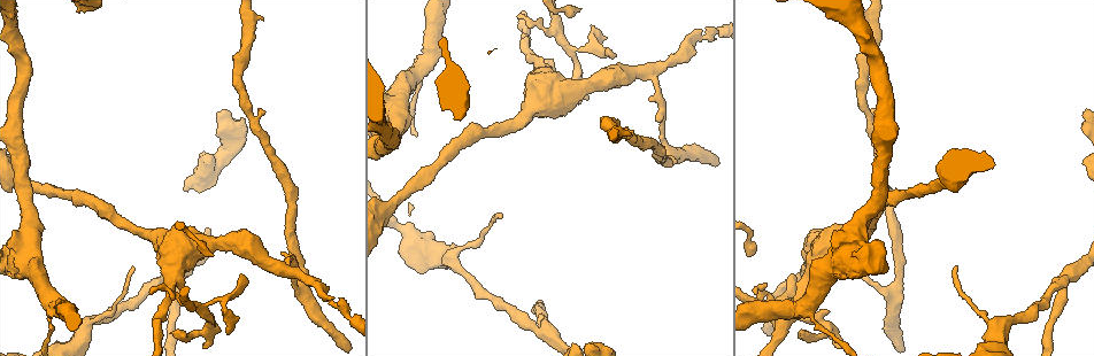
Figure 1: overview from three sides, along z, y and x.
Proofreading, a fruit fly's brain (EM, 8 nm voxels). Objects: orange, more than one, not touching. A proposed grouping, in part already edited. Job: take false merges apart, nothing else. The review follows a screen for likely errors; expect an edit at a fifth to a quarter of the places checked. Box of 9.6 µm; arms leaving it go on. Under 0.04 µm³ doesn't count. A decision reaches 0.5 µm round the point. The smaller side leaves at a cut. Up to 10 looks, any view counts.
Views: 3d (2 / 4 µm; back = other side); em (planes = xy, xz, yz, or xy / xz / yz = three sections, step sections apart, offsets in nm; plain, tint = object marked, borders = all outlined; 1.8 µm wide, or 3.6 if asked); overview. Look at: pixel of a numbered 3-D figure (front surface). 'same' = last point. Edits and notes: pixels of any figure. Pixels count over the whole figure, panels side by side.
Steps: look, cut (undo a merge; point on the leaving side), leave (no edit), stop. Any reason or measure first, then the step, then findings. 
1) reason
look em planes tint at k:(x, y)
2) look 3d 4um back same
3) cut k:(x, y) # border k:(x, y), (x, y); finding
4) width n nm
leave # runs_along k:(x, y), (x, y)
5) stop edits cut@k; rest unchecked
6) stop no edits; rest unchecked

narrows sharply
look em planes plain at 1:(336, 302)

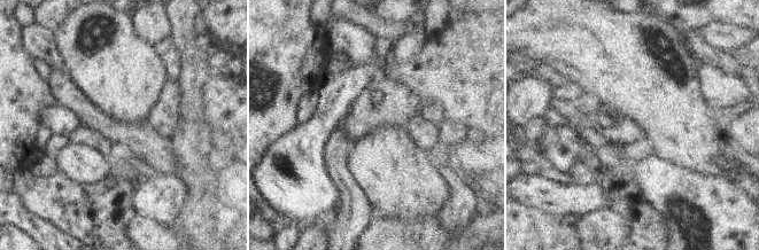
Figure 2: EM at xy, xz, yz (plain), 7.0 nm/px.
look em planes tint same

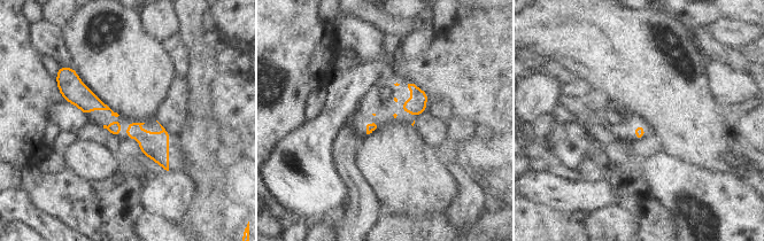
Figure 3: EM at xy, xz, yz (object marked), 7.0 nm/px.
leave # continuous, no second neuron

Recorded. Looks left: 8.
narrows sharply
look em xz step 16 tint at 1:(206, 304)

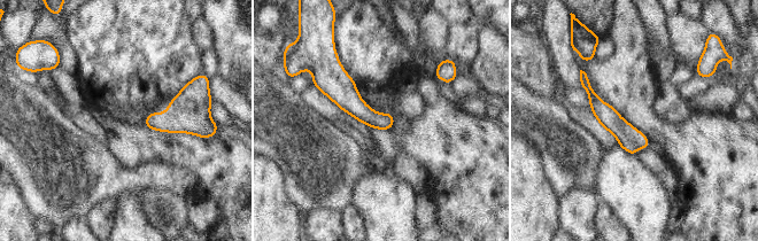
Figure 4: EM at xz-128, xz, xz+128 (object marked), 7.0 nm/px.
cut it another way
look em planes tint same

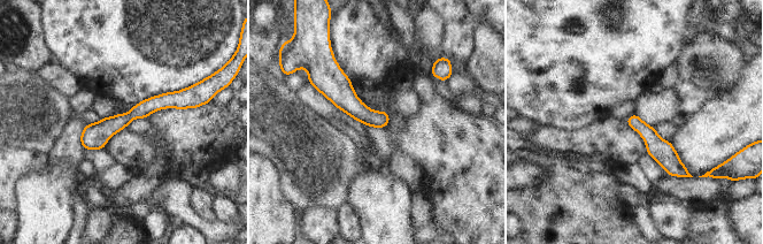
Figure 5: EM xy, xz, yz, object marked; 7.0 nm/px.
width 110 nm
leave # runs_along 5:(186, 103), (154, 103), (83, 139); continuous, no second neuron

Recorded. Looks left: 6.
sudden change in width
look 3d 4um back at 1:(809, 302)

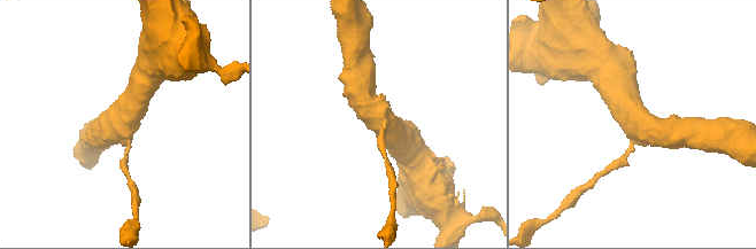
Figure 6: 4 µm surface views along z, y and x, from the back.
shape alone is not enough
look em planes tint at 6:(636, 122)

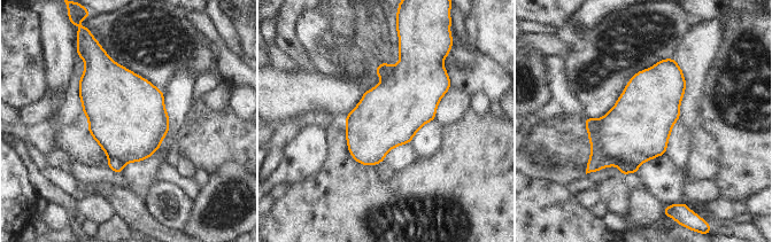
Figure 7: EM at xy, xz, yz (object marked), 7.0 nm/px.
cut 7:(624, 168) # border 7:(605, 165), (616, 158), (638, 166); a second neuron is stuck on

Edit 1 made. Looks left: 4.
see it whole again
look overview

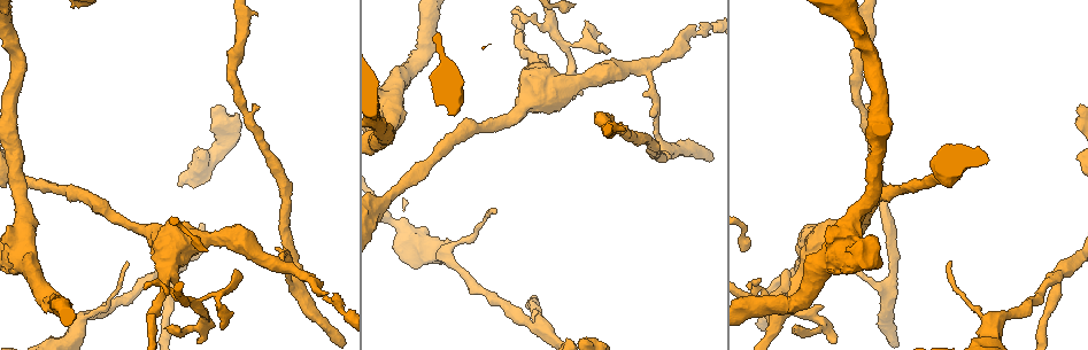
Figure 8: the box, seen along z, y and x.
abrupt turn
look em planes plain at 8:(1060, 270)

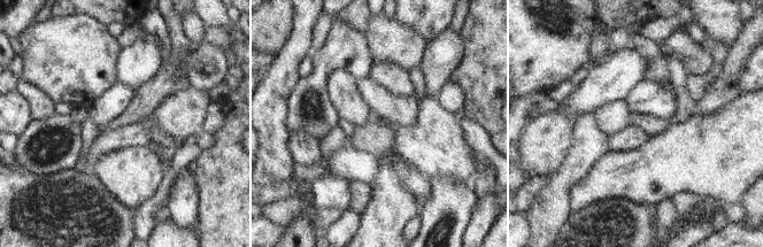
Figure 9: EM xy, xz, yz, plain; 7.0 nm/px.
look em planes borders same

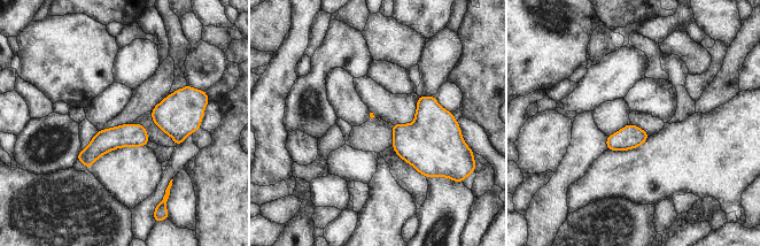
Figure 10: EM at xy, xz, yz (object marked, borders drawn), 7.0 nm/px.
leave # runs_along 10:(144, 132), (105, 140), (80, 158); one neuron here

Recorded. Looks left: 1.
stop edits cut@7; rest unchecked

